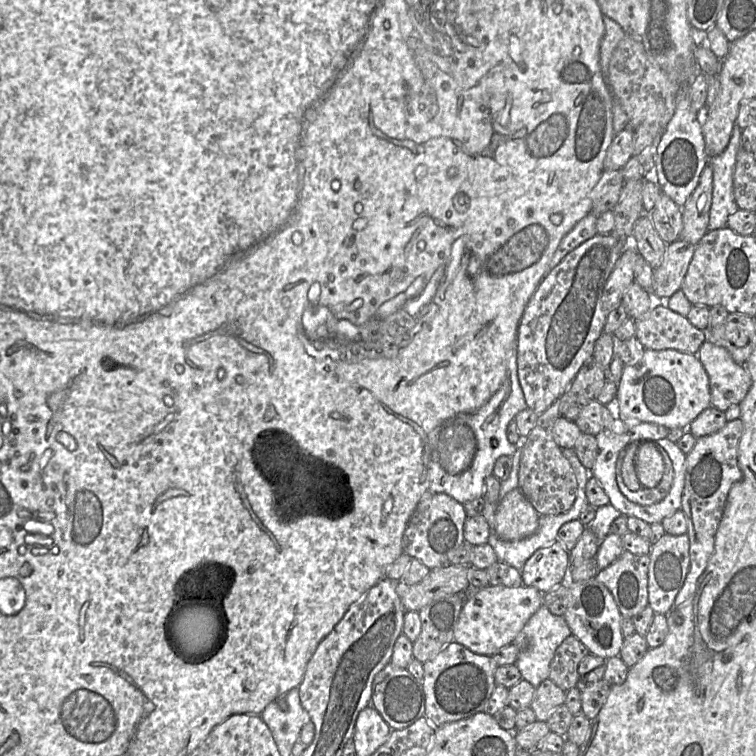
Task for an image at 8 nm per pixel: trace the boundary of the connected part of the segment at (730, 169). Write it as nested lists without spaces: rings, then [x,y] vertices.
[[[735,124],[725,150],[715,157],[710,157],[709,163],[713,170],[713,194],[708,230],[726,227],[728,216],[739,209],[734,197],[733,174],[740,148],[741,131],[742,129]]]

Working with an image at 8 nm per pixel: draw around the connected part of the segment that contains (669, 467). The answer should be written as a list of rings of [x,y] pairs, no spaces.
[[[658,444],[656,446],[657,450],[661,453],[664,461],[664,474],[661,482],[655,488],[643,488],[638,491],[630,491],[625,485],[622,478],[622,463],[624,458],[624,453],[619,454],[616,463],[616,482],[619,487],[620,492],[632,503],[649,506],[661,502],[670,492],[673,478],[674,469],[672,461],[666,450],[663,450]]]

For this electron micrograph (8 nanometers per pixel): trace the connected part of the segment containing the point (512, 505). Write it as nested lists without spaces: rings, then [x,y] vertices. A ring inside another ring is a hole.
[[[520,488],[508,492],[495,514],[495,531],[504,541],[517,541],[531,536],[539,525],[540,514]]]

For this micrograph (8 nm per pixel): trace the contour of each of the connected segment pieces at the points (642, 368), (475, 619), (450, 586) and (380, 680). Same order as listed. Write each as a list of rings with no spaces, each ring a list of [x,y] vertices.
[[[645,349],[638,362],[625,364],[617,400],[620,419],[653,423],[668,429],[687,429],[701,412],[712,407],[709,377],[698,356],[674,349]]]
[[[489,585],[480,588],[474,596],[464,599],[463,606],[454,629],[454,641],[479,655],[492,656],[517,637],[531,616],[543,604],[543,593],[531,586],[506,587]]]
[[[449,565],[431,569],[417,584],[408,585],[403,581],[397,581],[396,592],[406,611],[419,612],[434,597],[463,593],[469,586],[468,567],[468,565]]]
[[[389,662],[374,678],[371,705],[392,730],[405,729],[425,716],[425,694],[422,680],[417,680],[406,668],[396,667]]]

